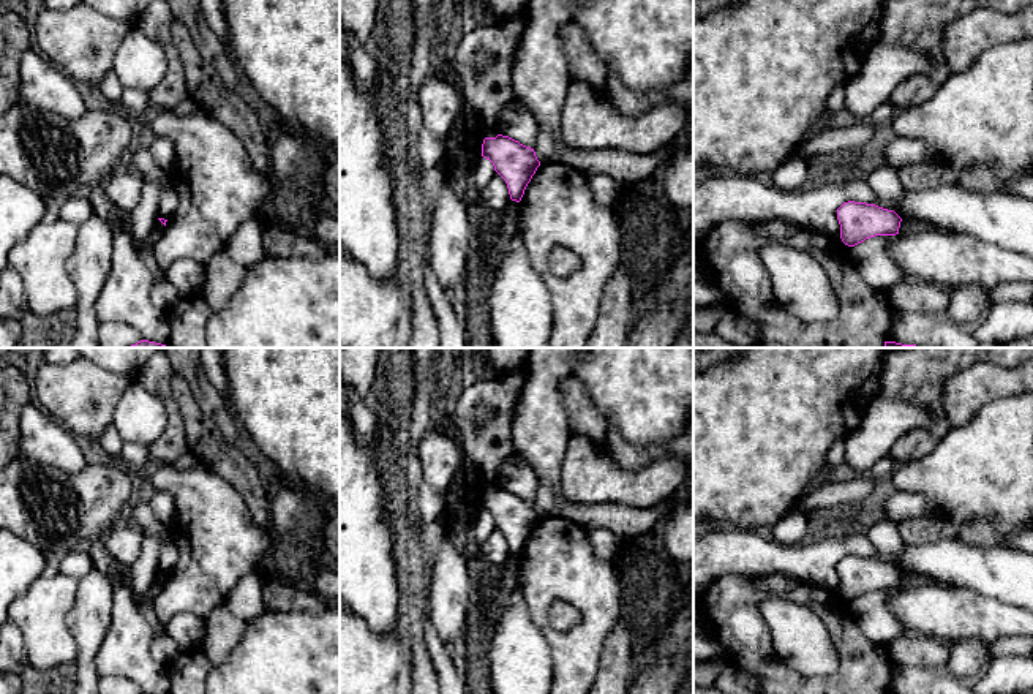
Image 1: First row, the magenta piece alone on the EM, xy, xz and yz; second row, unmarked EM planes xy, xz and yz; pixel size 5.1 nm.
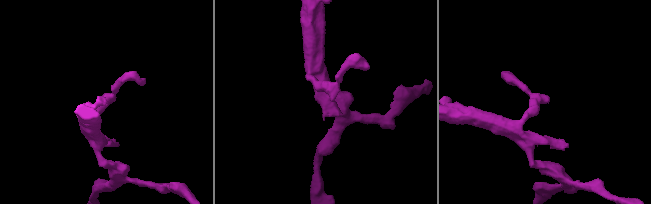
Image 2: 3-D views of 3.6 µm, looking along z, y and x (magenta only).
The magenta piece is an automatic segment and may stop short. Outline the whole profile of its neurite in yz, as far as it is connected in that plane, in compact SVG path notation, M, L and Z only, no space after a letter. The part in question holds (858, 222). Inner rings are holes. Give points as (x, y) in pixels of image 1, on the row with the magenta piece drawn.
M855 201L843 202L837 209L837 220L840 239L848 247L875 236L896 236L902 221L894 210Z

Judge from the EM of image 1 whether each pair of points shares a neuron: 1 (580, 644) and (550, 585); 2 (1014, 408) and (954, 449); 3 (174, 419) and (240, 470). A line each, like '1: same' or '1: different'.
1: same
2: same
3: different

